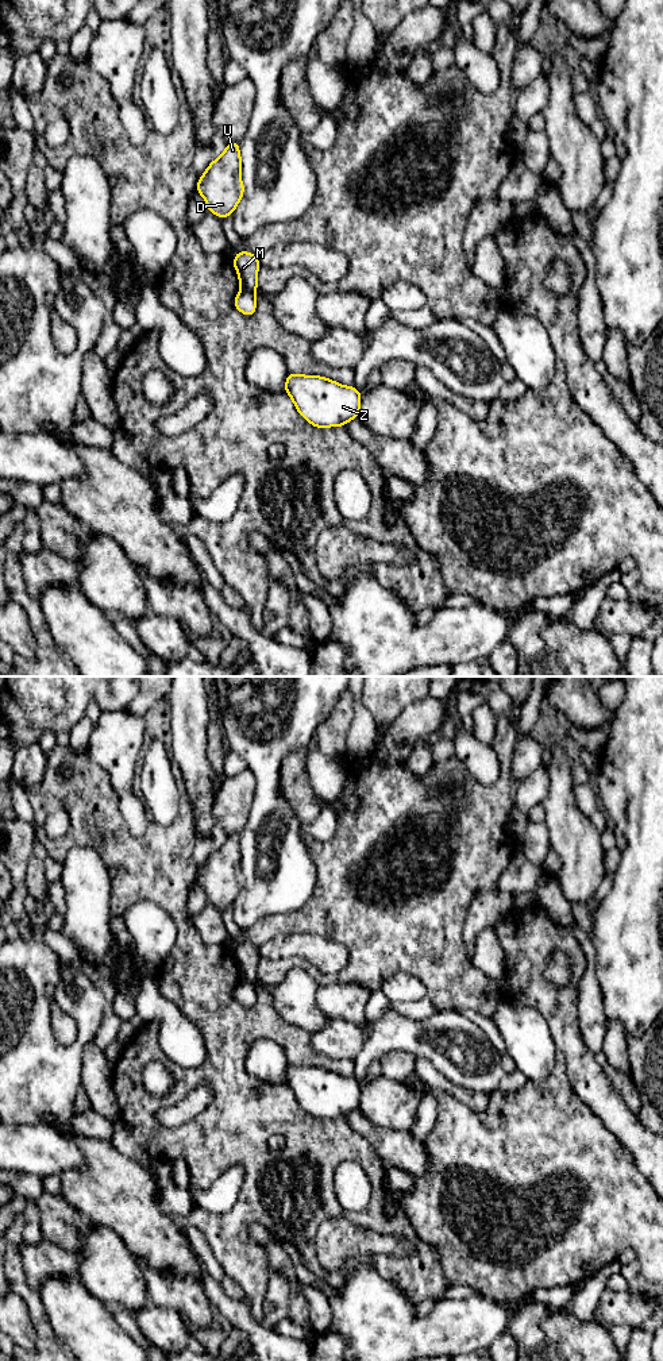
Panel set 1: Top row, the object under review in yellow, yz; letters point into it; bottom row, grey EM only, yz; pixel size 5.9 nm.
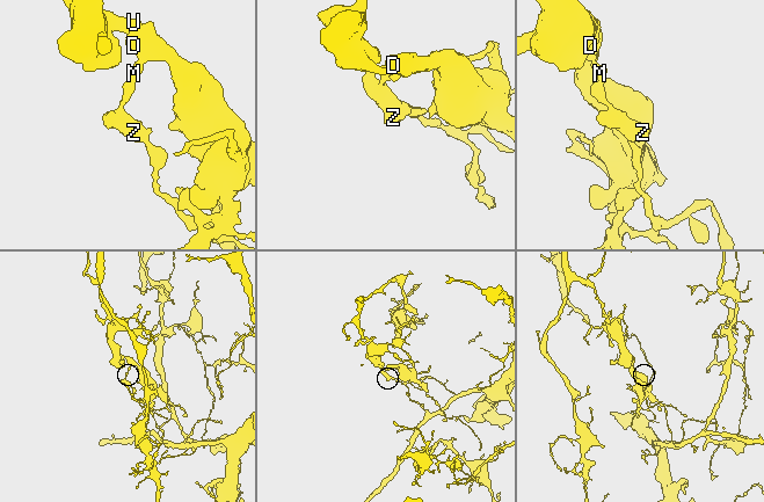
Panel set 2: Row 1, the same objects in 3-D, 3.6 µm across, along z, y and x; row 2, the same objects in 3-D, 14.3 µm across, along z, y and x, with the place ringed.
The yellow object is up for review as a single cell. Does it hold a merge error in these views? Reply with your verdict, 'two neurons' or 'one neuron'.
two neurons

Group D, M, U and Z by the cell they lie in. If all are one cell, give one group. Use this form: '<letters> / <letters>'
D M U / Z

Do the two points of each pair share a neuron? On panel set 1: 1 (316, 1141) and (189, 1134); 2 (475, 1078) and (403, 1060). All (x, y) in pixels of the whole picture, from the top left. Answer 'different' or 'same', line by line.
1: same
2: different

